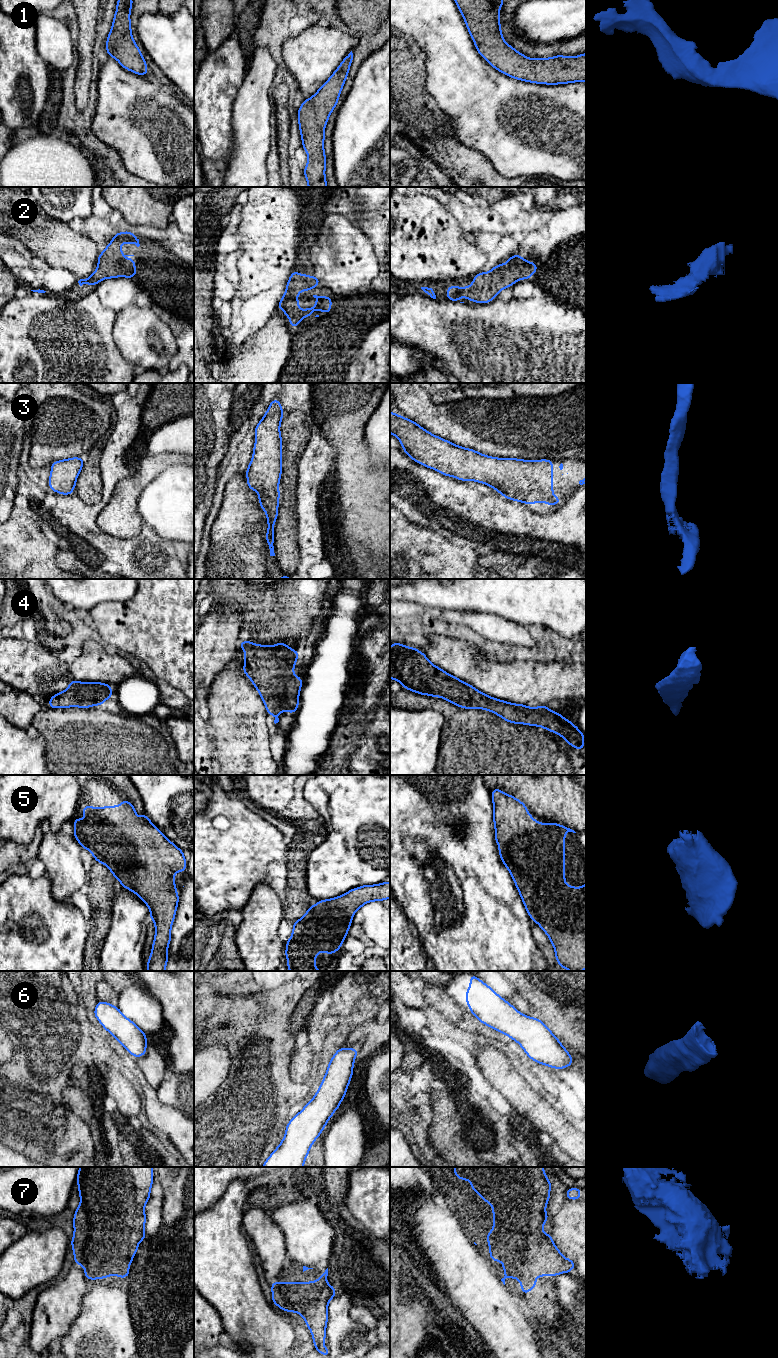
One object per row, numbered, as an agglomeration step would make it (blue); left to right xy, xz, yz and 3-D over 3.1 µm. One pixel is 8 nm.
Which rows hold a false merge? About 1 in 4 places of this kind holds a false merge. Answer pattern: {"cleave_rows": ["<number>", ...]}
{"cleave_rows": []}

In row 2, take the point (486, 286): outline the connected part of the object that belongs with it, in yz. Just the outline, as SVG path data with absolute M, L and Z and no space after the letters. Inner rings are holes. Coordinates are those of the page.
M519 254L511 256L506 263L507 267L501 263L487 273L477 274L473 277L473 284L465 286L464 289L459 286L448 286L446 293L448 300L459 302L459 298L463 296L471 302L489 303L501 290L518 280L531 279L531 275L536 273L538 267L536 263L526 261Z

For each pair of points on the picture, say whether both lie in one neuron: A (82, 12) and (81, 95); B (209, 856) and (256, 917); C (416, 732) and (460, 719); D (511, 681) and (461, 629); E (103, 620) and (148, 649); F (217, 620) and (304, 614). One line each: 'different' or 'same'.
A: same
B: different
C: different
D: different
E: same
F: different

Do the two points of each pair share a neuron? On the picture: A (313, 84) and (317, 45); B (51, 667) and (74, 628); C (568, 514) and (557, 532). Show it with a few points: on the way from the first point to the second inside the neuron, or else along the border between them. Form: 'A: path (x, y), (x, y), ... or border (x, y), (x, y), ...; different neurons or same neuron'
A: path (313, 74), (314, 55); same neuron
B: path (55, 657), (70, 638); same neuron
C: path (568, 518), (568, 521), (561, 528); same neuron

